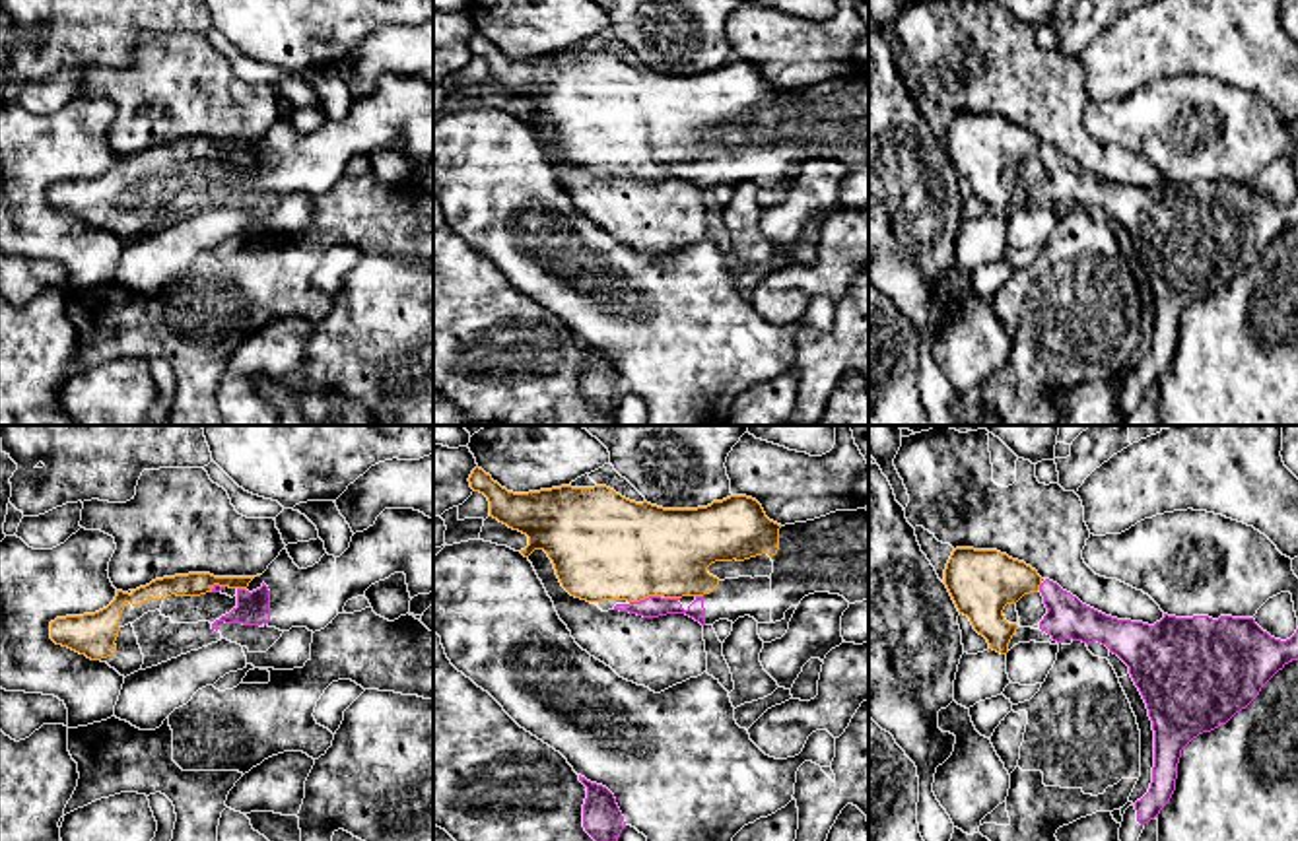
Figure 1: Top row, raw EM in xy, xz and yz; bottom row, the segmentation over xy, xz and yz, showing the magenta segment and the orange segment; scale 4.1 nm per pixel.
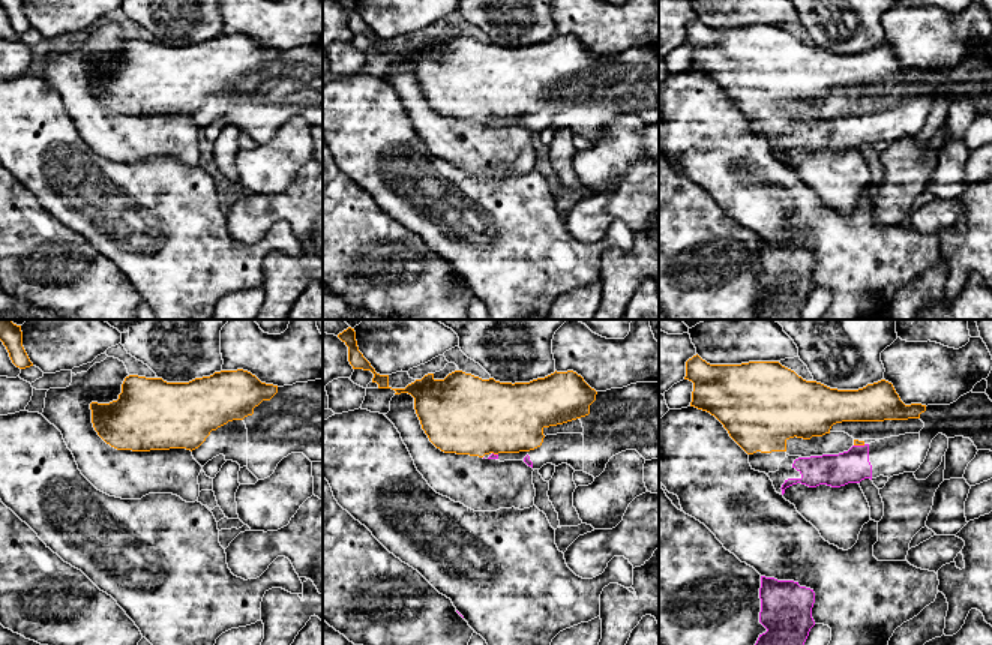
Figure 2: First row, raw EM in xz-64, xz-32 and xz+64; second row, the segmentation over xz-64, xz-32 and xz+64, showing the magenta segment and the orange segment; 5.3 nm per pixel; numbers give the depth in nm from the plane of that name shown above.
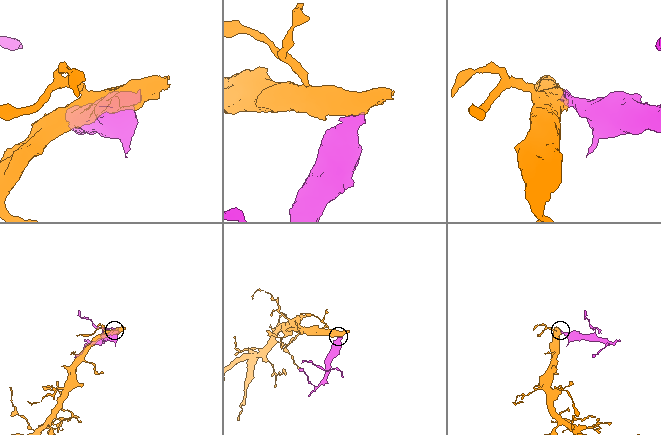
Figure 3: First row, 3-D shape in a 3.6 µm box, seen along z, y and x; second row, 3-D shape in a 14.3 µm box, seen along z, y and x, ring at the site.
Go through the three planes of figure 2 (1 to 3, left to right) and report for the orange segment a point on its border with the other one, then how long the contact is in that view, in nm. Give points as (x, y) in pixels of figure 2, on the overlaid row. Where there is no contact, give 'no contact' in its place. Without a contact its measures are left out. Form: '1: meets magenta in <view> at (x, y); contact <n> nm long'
1: no contact
2: meets magenta in xz-32 at (496, 455); contact 40 nm long
3: meets magenta in xz+64 at (859, 446); contact 60 nm long

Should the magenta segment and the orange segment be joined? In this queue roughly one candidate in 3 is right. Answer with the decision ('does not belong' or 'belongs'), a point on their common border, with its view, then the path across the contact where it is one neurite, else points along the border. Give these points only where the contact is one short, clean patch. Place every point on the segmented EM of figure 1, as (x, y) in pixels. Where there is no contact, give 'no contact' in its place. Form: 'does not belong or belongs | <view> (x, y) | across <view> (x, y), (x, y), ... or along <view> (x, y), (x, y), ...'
belongs | xz (646, 599) | across xz (653, 606), (646, 599), (642, 577), (613, 548)

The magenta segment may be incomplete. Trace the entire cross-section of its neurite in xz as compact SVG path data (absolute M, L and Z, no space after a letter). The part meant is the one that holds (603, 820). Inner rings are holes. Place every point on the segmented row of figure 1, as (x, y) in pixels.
M581 775L579 781L587 787L587 798L583 804L585 831L595 841L618 841L626 822L614 794L606 787L591 783Z

